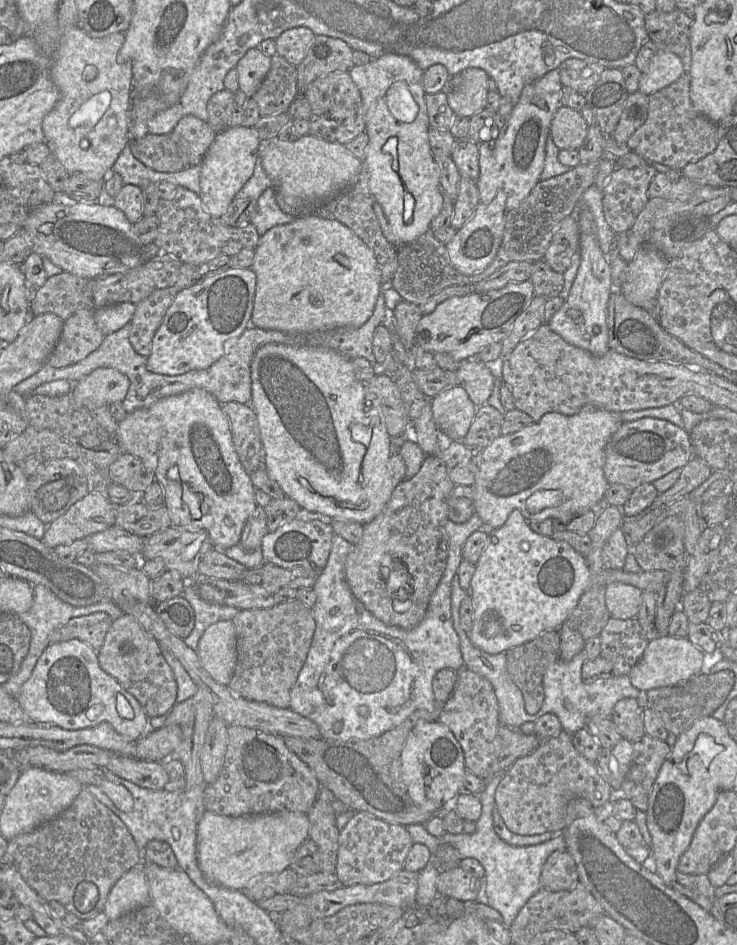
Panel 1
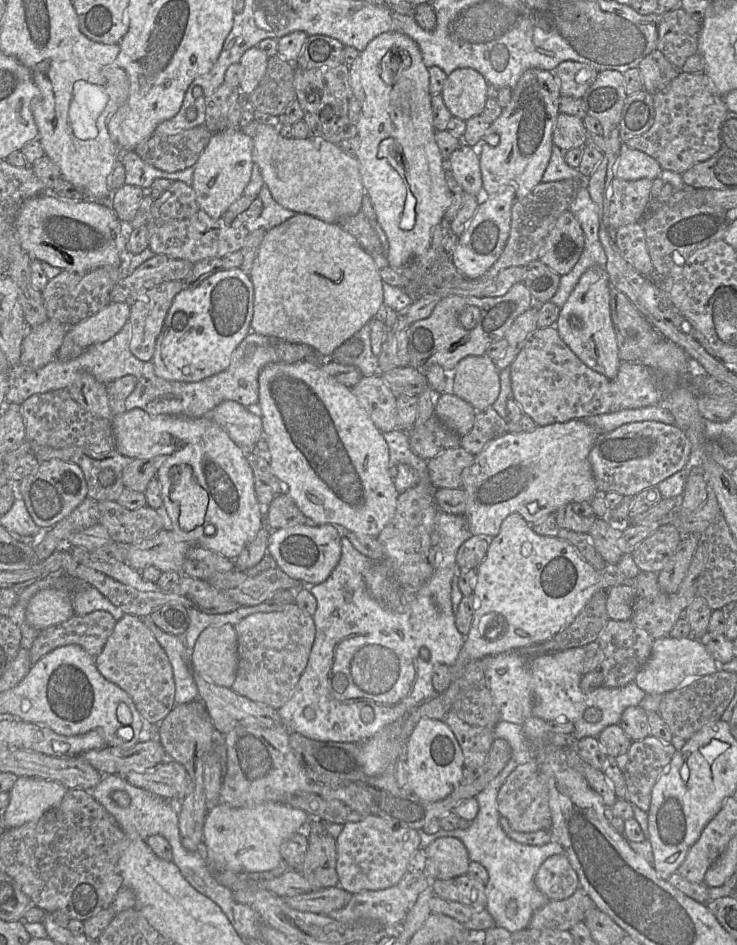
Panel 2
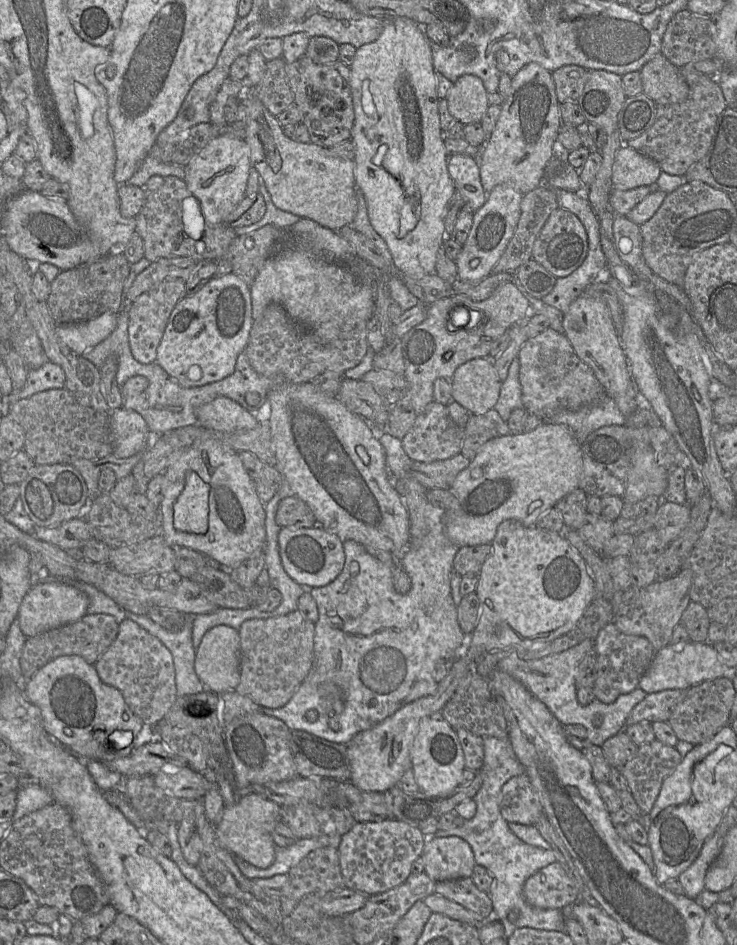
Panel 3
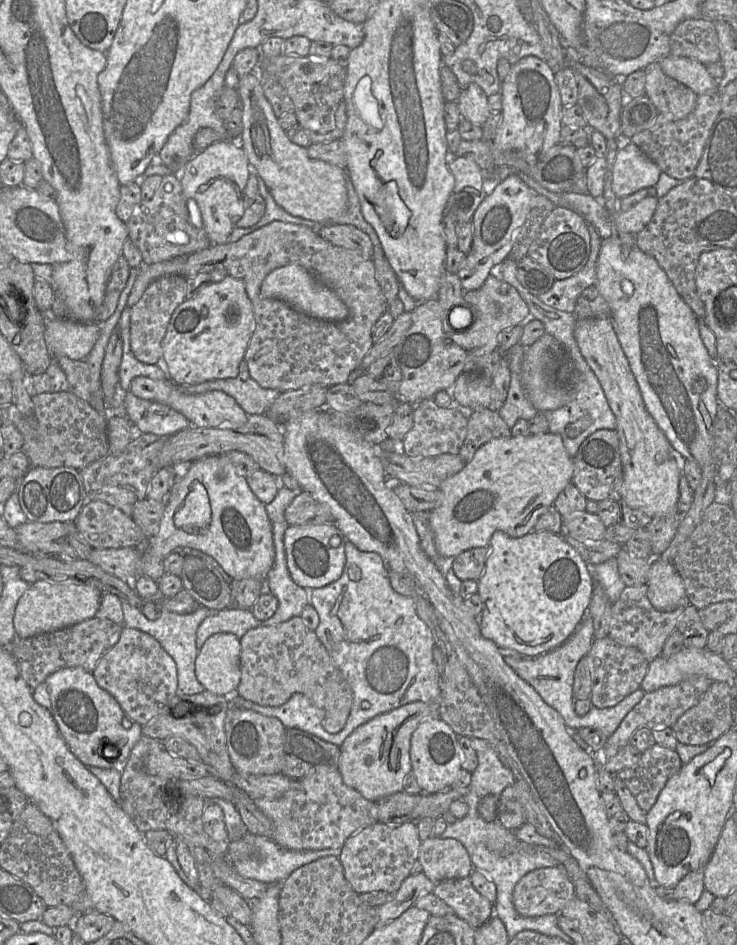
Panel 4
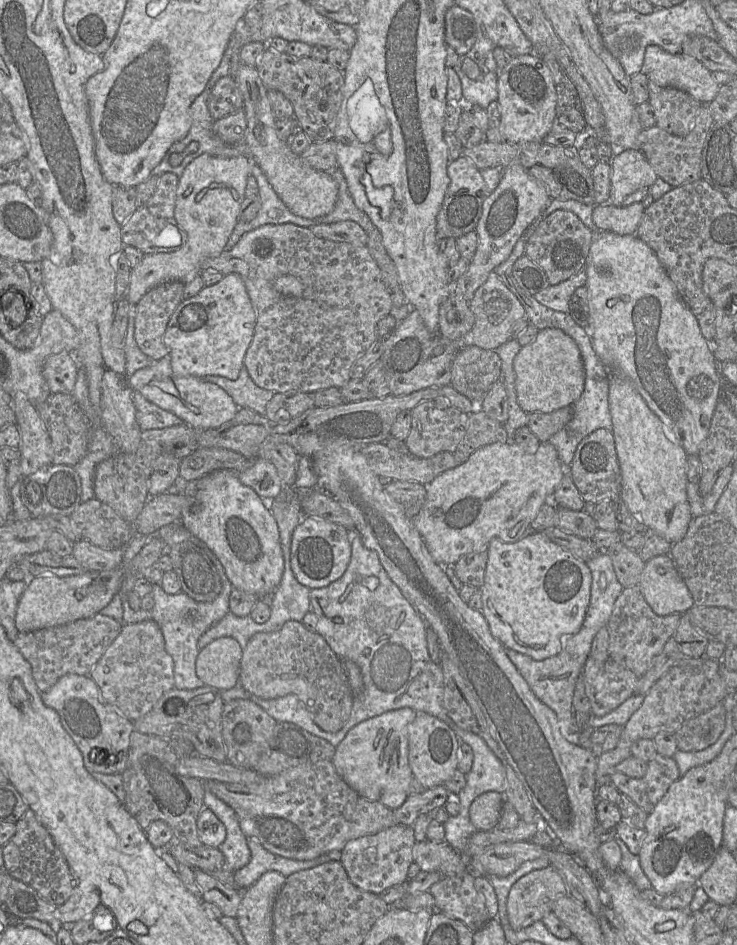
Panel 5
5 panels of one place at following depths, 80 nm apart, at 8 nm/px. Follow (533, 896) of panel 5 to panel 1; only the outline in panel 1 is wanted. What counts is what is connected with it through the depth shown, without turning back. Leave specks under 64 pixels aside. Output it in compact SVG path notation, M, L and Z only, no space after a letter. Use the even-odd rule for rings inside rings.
M558 850L548 857L540 882L542 888L552 892L571 890L579 882L575 861L568 851Z

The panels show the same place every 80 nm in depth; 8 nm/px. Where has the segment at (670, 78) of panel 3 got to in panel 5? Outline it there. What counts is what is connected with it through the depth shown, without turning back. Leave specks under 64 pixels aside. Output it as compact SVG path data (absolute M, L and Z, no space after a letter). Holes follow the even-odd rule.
M649 81L648 88L649 103L656 118L654 126L675 136L688 135L702 103L683 90L661 87L653 81Z

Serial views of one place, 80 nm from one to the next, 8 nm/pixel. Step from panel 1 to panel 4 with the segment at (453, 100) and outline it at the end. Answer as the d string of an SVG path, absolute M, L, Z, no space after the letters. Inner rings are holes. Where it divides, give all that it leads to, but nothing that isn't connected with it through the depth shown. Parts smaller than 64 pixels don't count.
M476 83L461 91L457 105L462 119L476 125L482 126L490 115L488 96Z

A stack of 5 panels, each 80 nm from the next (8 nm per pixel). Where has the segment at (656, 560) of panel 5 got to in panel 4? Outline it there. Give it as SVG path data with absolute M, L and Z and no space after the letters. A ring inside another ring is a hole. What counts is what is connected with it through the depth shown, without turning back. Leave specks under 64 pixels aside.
M653 558L647 578L647 596L658 611L688 605L684 581L673 563Z

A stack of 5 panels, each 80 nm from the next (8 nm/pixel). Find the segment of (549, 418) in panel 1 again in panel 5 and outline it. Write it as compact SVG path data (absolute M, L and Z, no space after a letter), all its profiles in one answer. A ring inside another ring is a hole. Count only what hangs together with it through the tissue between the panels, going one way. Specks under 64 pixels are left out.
M509 439L505 443L496 442L483 446L477 449L467 461L441 473L430 483L425 485L427 491L426 501L419 513L412 518L412 522L423 537L433 559L440 565L454 565L461 557L467 554L488 549L490 541L495 537L507 543L514 543L526 537L529 534L529 529L531 529L531 523L536 518L542 504L546 502L550 505L556 505L556 499L553 496L553 492L560 484L567 469L569 469L569 467L564 467L558 457L556 448L549 441L541 442L534 453L526 452L518 444Z

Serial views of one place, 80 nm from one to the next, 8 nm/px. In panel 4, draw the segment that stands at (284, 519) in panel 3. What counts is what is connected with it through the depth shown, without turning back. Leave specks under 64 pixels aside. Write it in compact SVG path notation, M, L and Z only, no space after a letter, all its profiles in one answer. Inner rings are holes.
M308 492L296 495L285 510L289 526L333 524L334 518L329 506L315 500Z

